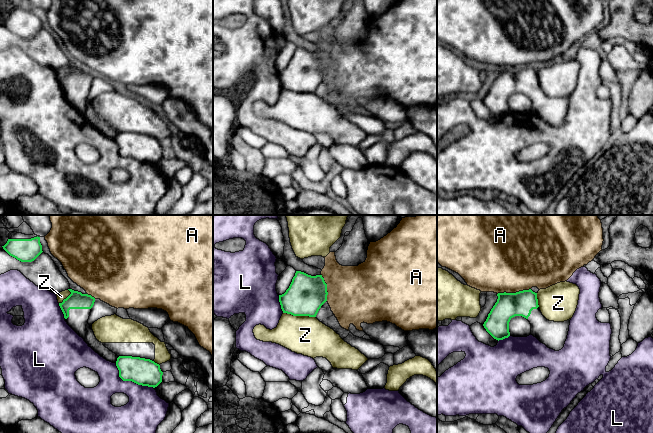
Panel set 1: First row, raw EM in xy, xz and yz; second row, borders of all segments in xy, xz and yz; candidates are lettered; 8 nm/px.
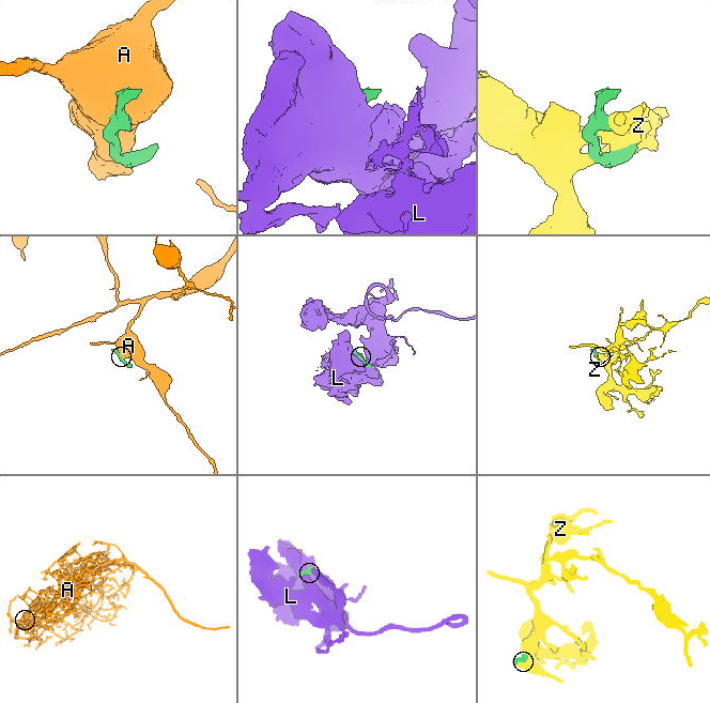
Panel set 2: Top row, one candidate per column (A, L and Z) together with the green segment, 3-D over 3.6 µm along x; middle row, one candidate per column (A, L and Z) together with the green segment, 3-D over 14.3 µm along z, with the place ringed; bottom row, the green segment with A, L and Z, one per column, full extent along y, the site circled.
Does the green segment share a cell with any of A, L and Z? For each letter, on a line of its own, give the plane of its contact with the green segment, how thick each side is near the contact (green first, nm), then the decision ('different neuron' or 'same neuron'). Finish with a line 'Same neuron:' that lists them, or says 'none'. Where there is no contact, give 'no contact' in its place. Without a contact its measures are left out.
A: contact in yz; calibres 200 and 480 nm; different neuron
L: contact in xy; calibres 220 and 280 nm; different neuron
Z: contact in xz; calibres 300 and 320 nm; different neuron
Same neuron: none

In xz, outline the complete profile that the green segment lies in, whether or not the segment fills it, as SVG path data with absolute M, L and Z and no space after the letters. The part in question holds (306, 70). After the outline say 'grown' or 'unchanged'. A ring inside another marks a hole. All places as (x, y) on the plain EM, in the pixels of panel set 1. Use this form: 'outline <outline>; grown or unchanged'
outline M296 47L289 64L279 71L279 78L283 89L316 93L327 77L327 71L327 60L322 51L311 52Z; unchanged

